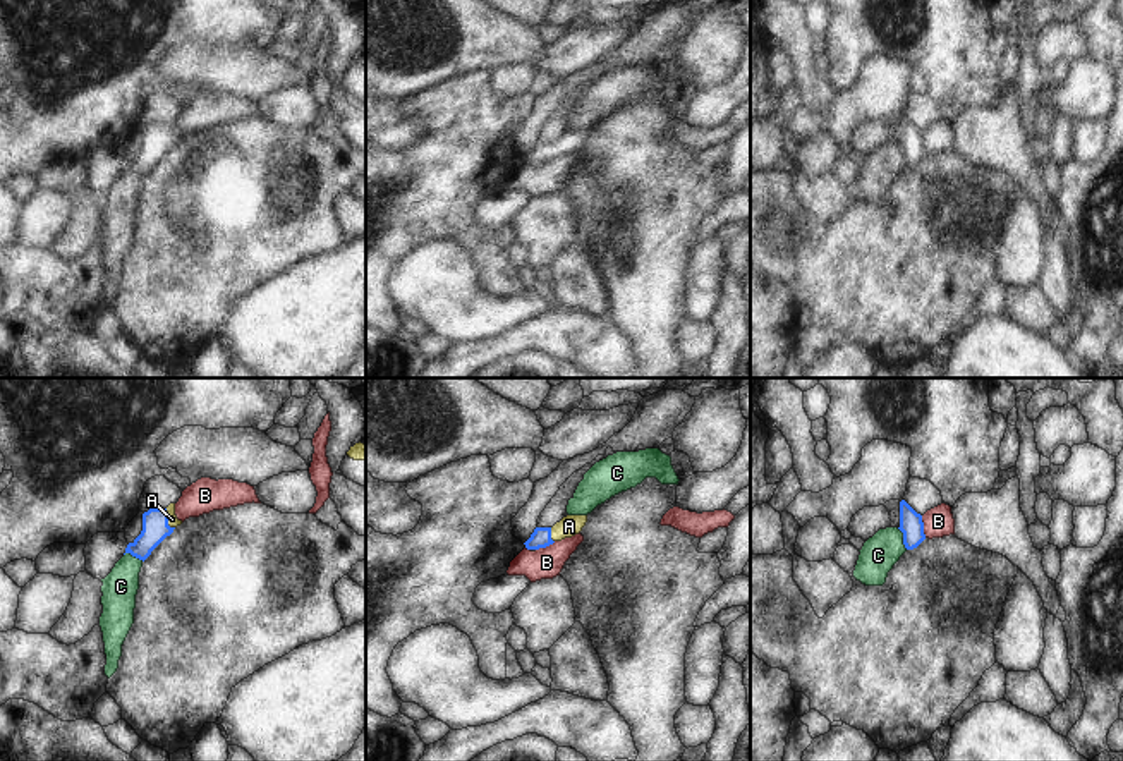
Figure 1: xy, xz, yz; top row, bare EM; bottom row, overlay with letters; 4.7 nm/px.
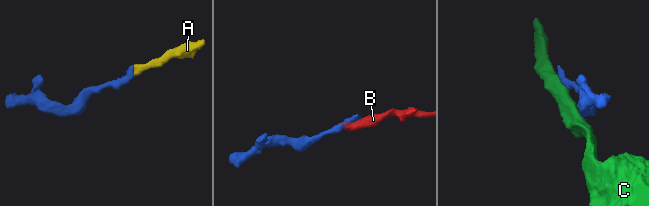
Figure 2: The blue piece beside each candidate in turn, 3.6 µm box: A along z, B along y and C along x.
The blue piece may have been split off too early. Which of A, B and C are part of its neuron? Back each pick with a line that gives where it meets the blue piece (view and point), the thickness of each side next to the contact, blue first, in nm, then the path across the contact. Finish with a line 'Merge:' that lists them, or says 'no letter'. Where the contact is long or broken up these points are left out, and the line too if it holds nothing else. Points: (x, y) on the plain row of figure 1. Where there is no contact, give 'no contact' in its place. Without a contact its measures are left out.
A: contact xy (167, 134); calibres 130 and 50 nm; way xy (155, 138), (167, 134), (172, 134)
Merge: A

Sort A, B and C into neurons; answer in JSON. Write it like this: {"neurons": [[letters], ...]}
{"neurons": [["A"], ["B"], ["C"]]}

